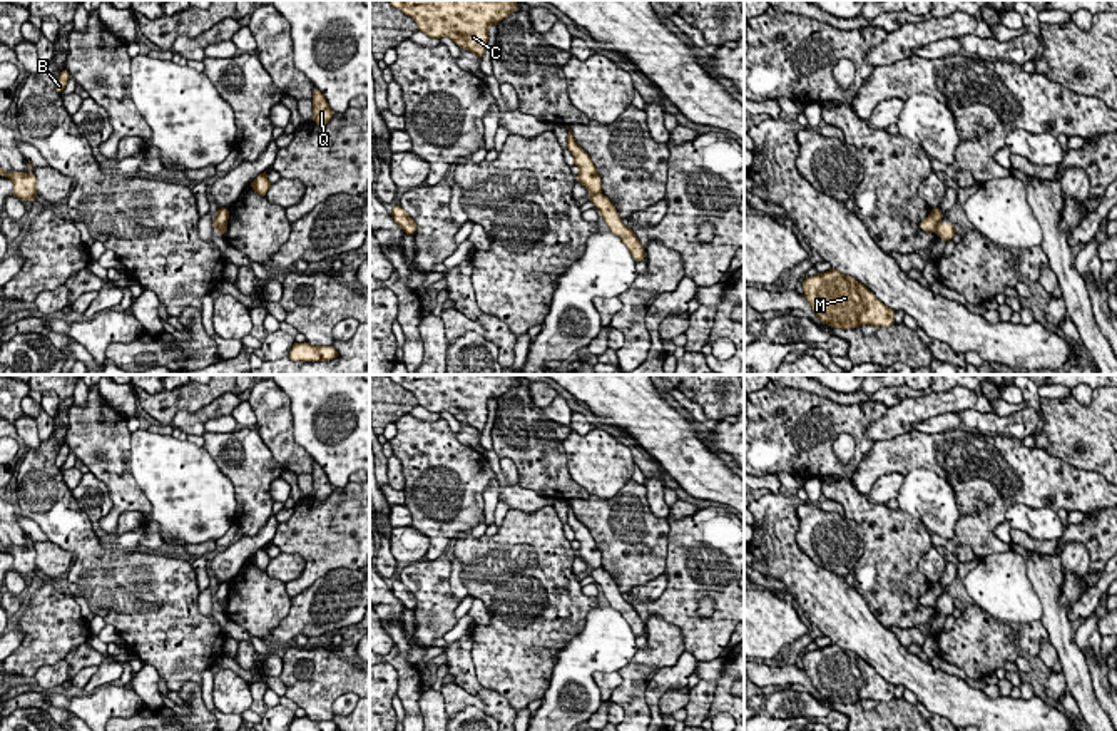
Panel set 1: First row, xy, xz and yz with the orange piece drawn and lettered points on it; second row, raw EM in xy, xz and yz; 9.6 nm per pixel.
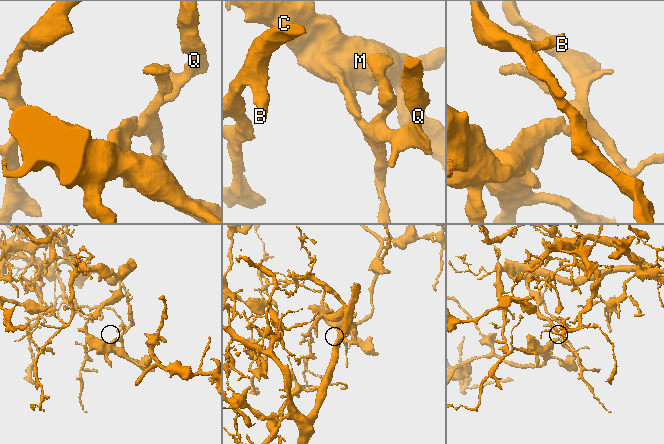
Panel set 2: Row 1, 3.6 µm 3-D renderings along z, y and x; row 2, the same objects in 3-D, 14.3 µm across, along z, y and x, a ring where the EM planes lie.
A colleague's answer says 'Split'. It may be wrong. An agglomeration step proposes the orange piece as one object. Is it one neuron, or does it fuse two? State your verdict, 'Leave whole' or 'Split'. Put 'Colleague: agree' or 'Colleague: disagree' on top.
Colleague: agree
Split

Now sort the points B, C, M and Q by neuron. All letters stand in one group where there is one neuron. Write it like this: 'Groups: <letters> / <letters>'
Groups: B Q / C M

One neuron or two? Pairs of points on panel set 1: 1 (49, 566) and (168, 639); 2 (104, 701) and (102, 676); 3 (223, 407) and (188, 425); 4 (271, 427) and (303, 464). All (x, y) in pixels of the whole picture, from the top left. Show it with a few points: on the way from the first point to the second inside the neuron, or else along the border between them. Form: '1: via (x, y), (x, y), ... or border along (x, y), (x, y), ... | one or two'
1: border along (71, 566), (67, 572) | two
2: border along (101, 686), (89, 695) | two
3: via (214, 408), (196, 420) | one
4: via (278, 435), (295, 455) | one

